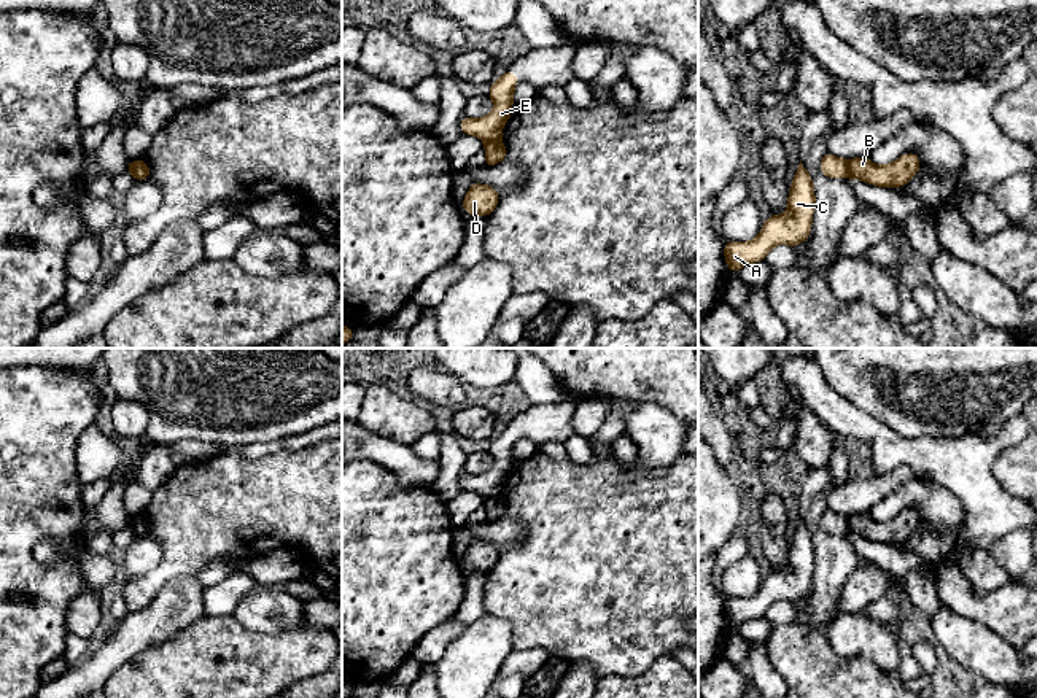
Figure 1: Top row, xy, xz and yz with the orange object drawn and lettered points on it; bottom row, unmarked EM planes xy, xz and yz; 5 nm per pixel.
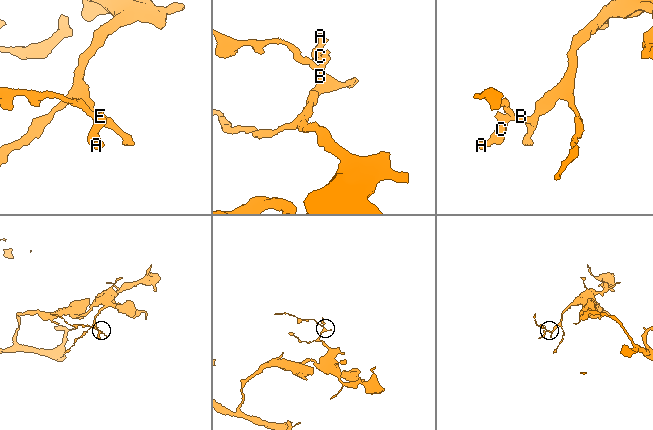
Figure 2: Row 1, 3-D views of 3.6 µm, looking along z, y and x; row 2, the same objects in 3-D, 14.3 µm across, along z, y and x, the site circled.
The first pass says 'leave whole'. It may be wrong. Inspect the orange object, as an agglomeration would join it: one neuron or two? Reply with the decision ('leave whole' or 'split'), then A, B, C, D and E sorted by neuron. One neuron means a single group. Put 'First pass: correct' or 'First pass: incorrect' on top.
First pass: incorrect
split; groups A C E / B D

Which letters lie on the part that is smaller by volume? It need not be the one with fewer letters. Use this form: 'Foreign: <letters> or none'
Foreign: A, C, E

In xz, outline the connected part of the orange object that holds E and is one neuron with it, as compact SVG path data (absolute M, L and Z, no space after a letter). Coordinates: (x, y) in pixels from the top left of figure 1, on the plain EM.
M507 426L499 436L491 439L490 455L495 466L480 475L468 475L463 472L460 483L464 491L476 491L484 498L493 498L501 493L501 487L512 471L514 444L520 437L518 432Z

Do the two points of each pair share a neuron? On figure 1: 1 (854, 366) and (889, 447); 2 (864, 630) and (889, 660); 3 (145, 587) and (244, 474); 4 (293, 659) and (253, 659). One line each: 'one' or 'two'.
1: two
2: one
3: one
4: one

